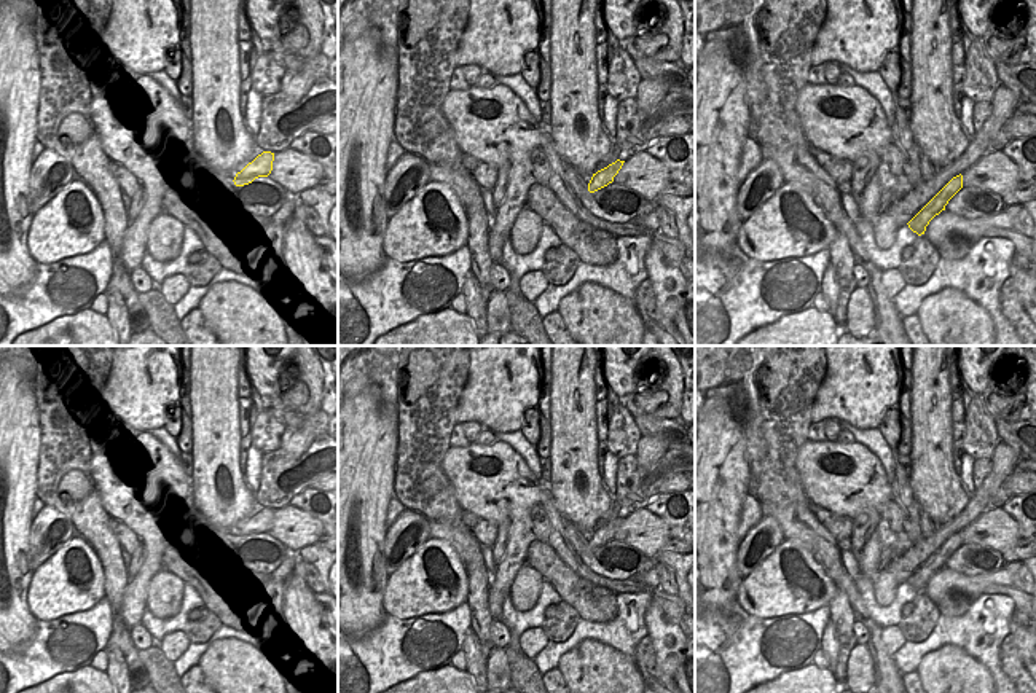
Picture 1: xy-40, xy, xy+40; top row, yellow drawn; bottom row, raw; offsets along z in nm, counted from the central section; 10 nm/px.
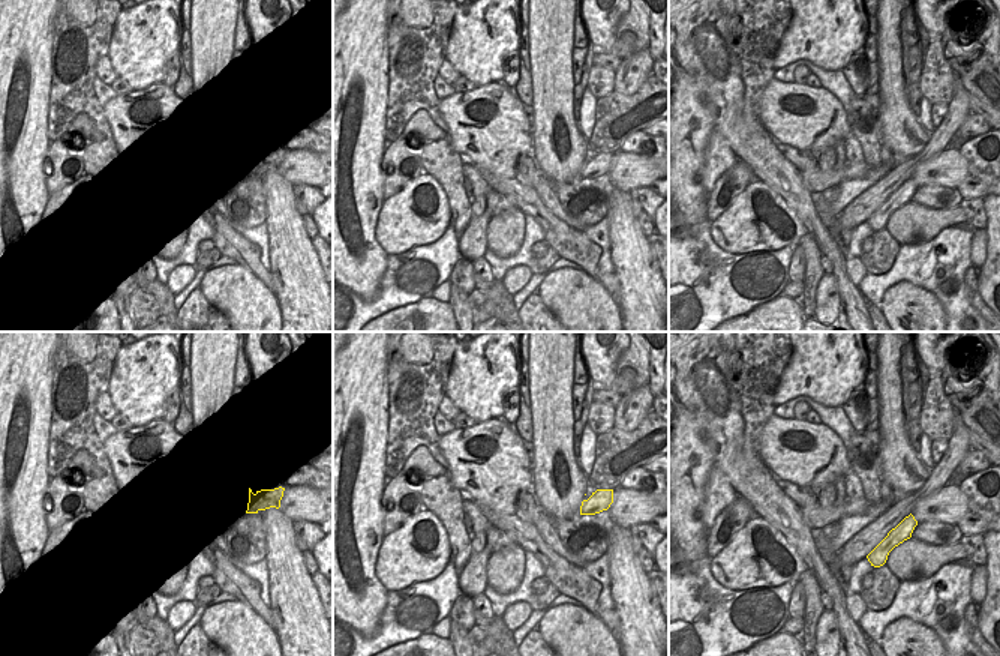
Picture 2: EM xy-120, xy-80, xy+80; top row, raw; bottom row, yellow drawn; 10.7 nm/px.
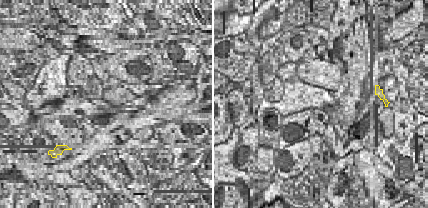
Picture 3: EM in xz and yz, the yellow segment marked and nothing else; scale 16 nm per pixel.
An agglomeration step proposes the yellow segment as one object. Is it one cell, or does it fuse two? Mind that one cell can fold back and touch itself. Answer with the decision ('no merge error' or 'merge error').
no merge error

